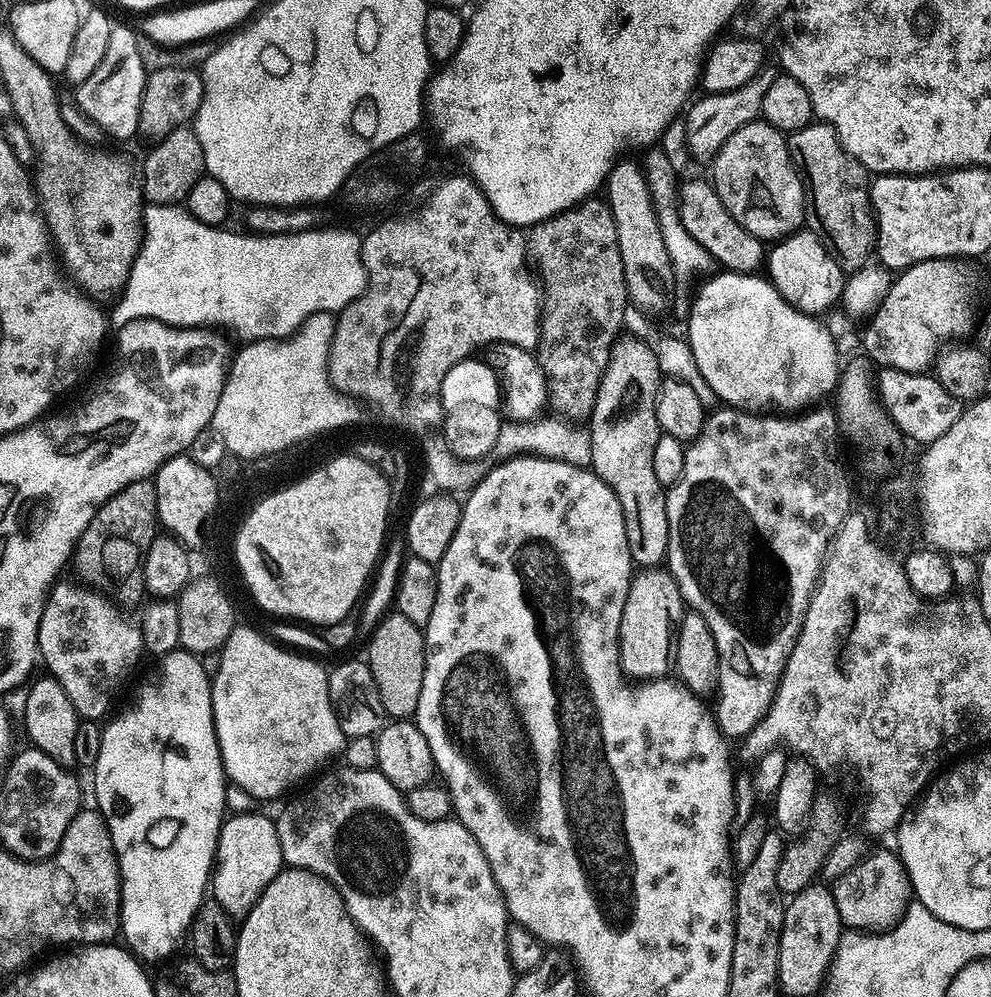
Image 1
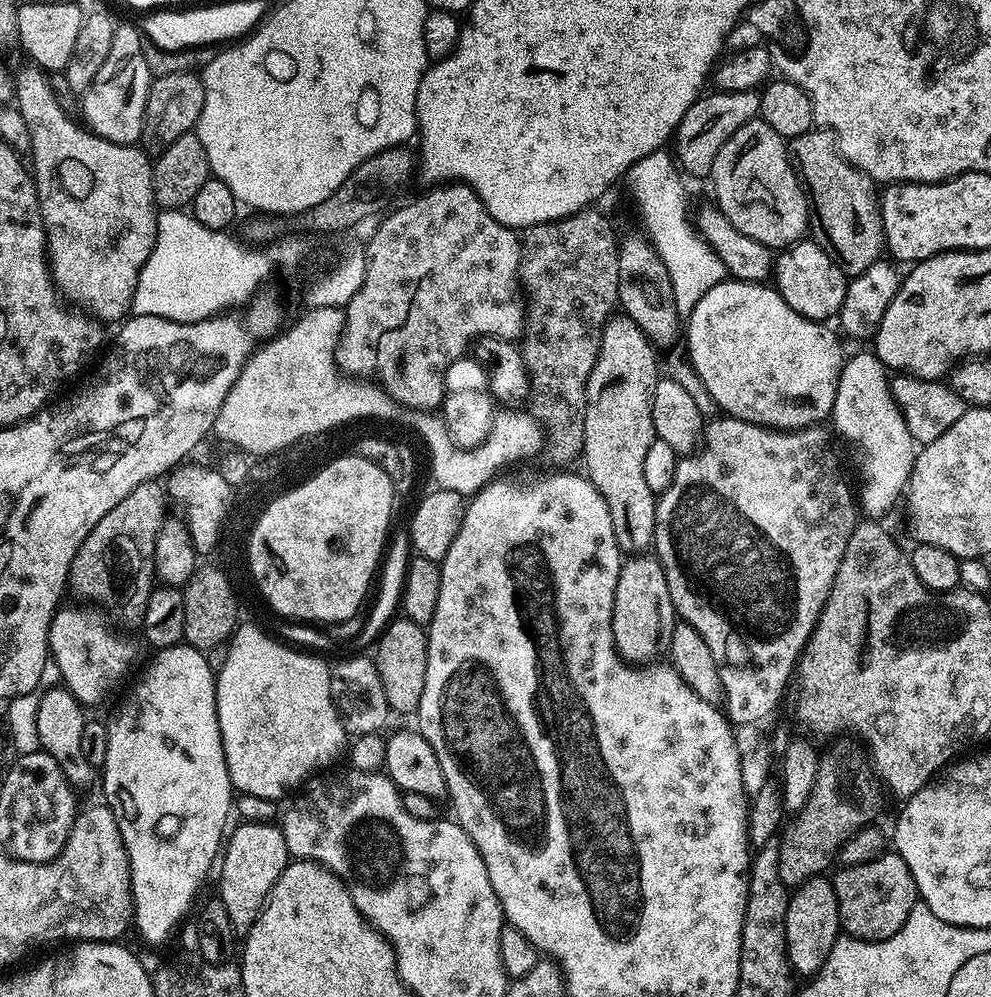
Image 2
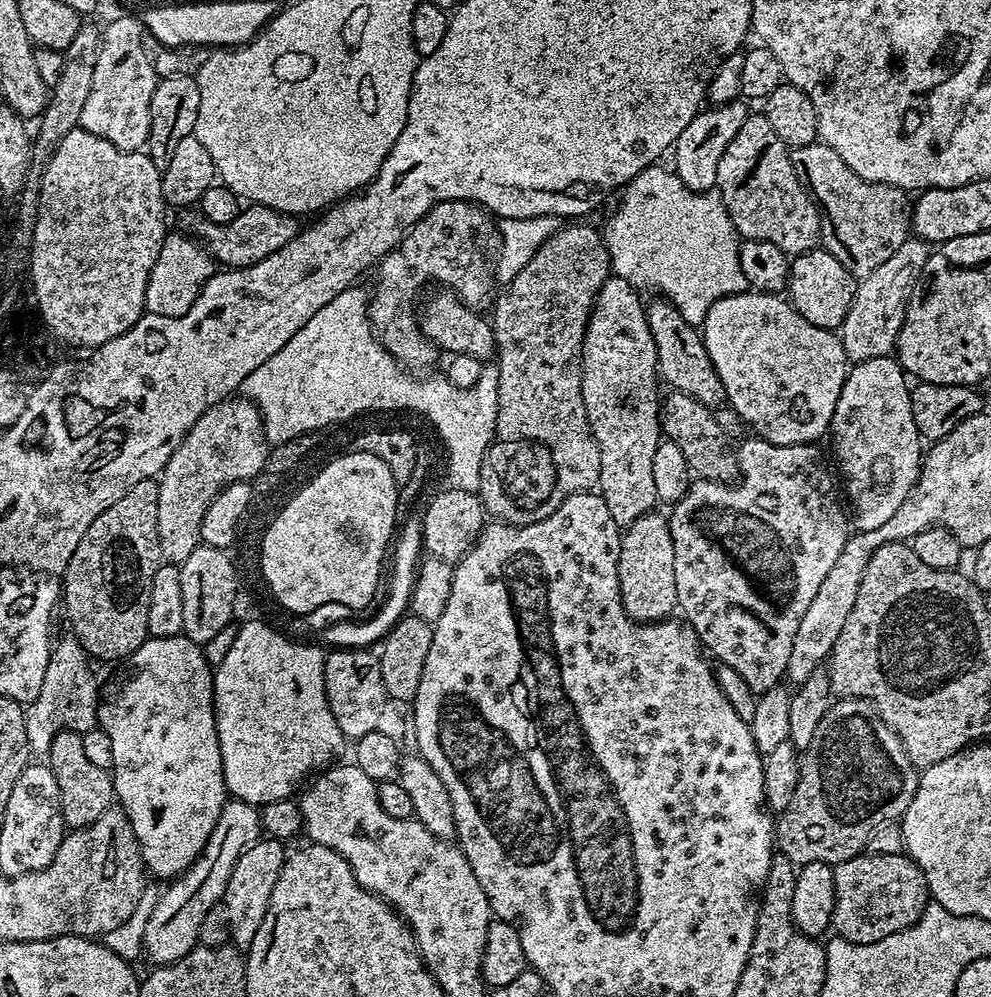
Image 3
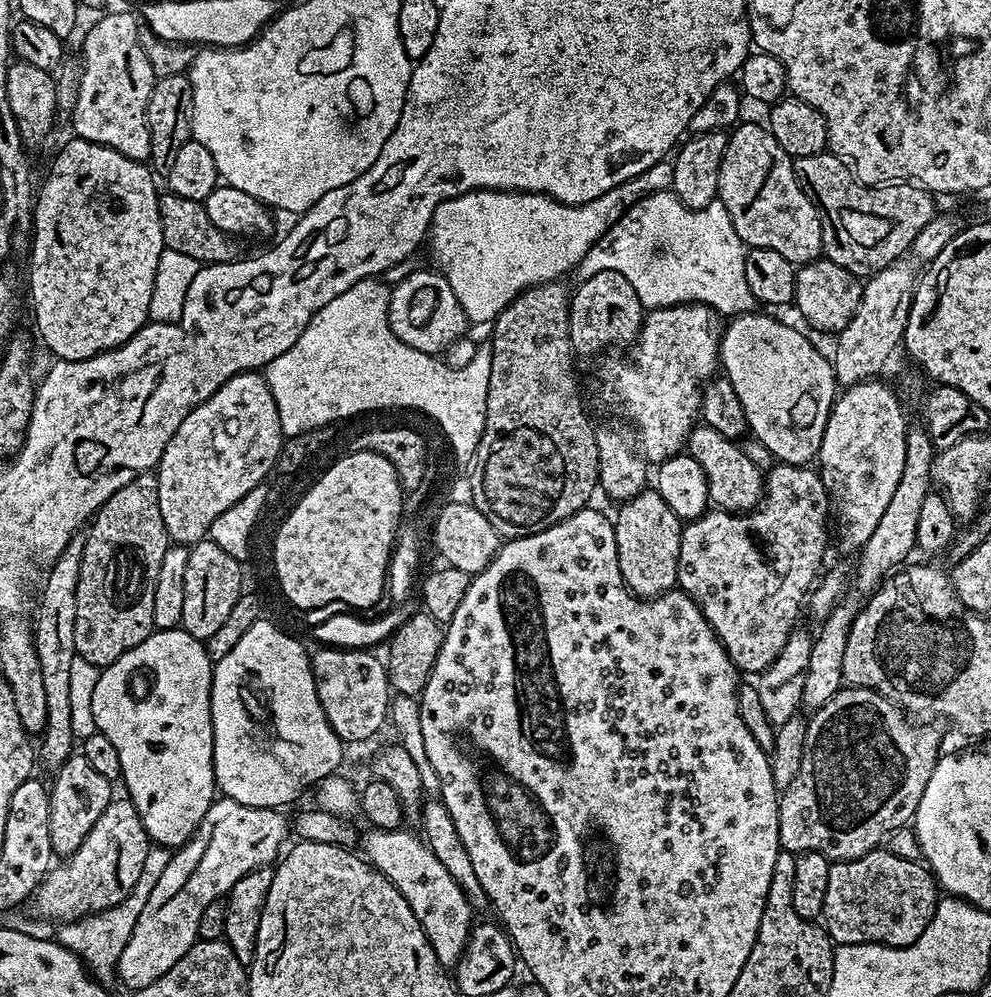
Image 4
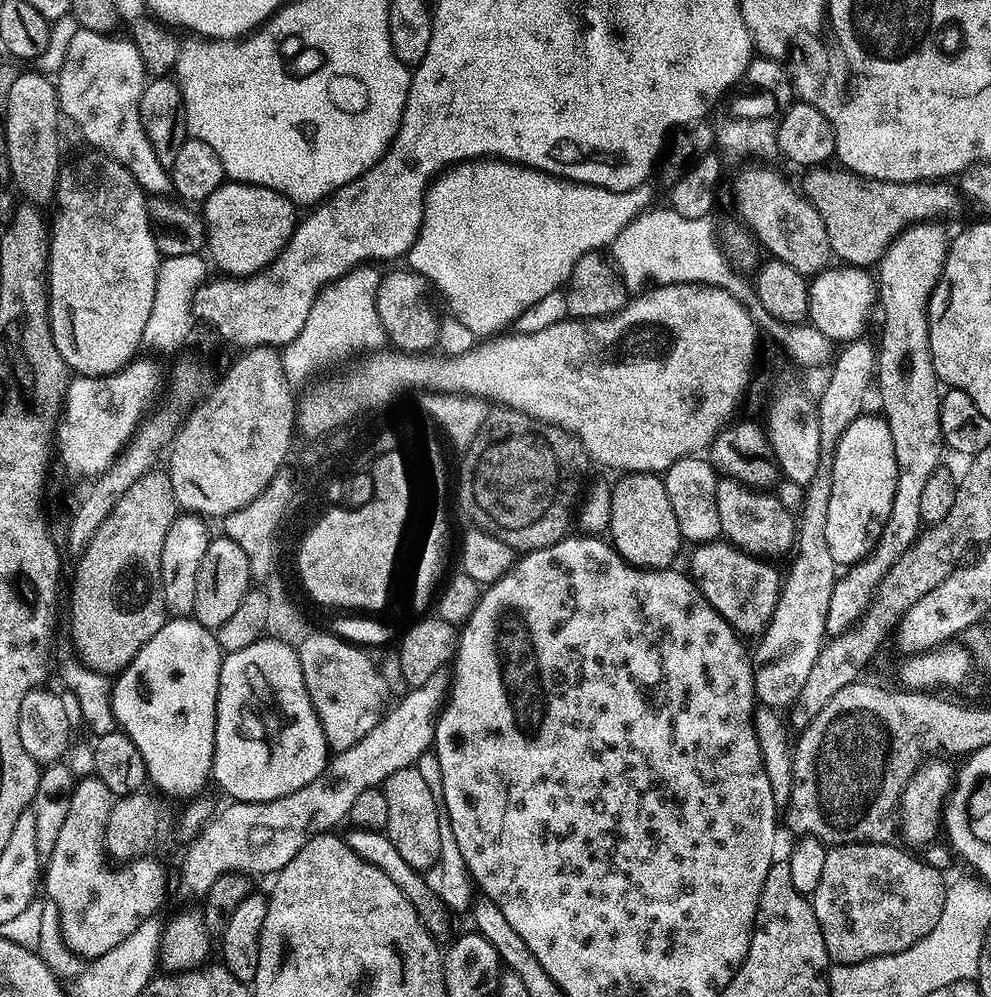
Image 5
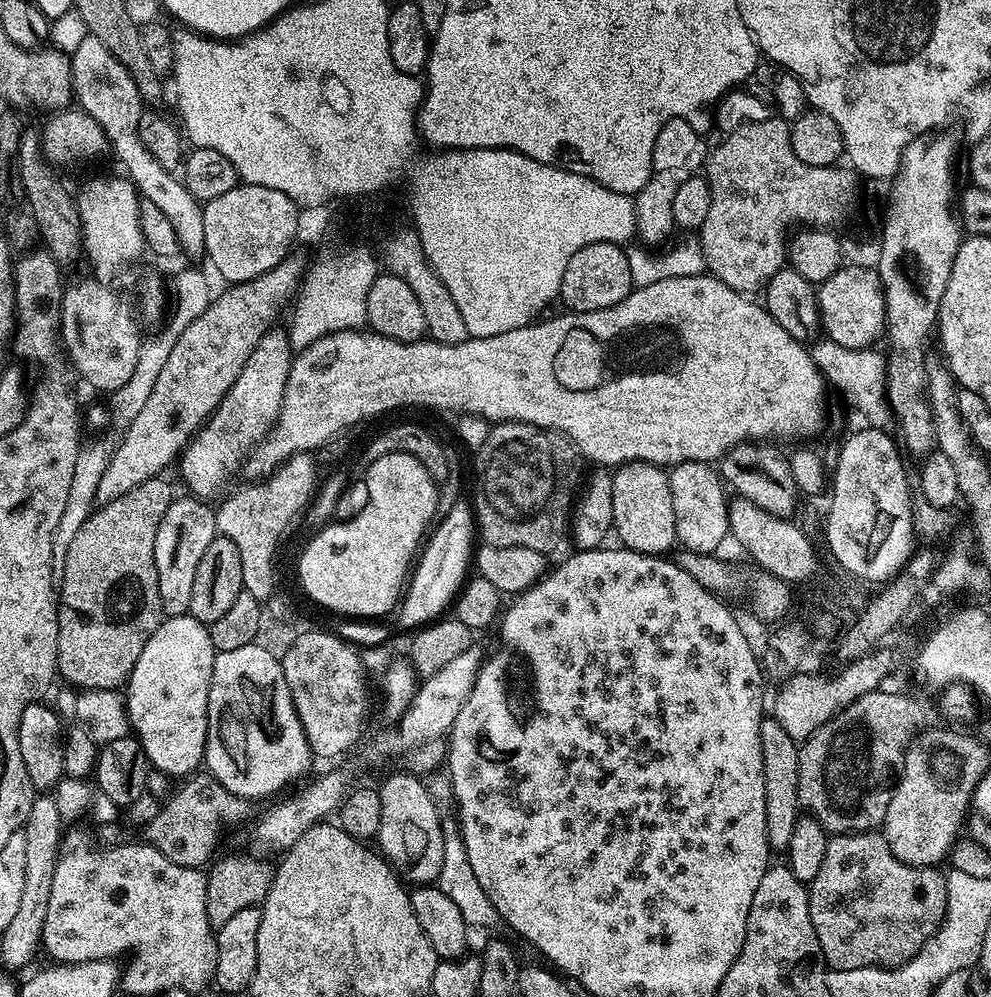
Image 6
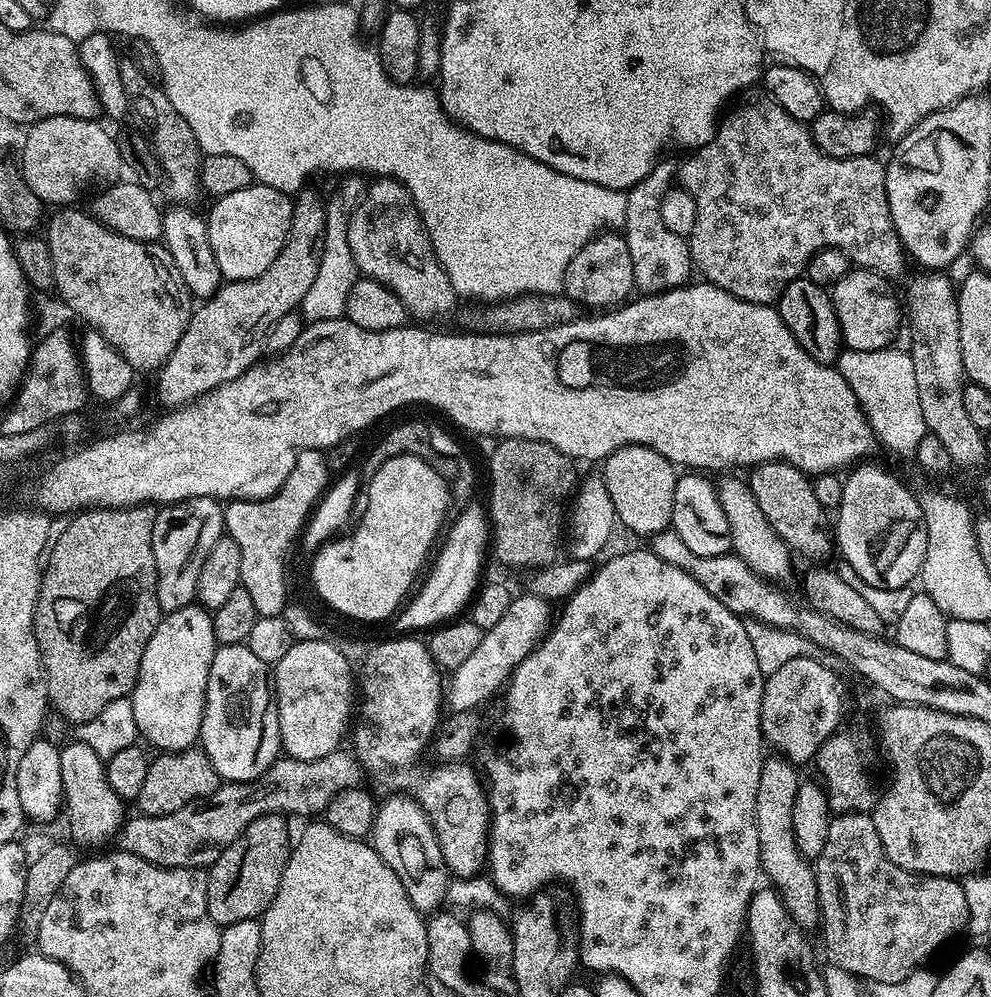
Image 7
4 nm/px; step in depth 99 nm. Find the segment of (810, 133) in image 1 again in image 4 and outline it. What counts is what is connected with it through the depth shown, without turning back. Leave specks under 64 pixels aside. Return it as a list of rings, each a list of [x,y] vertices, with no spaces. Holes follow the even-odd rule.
[[[825,150],[809,156],[797,156],[792,161],[794,174],[806,196],[817,208],[821,218],[823,255],[855,276],[867,278],[894,262],[918,238],[918,230],[932,221],[938,208],[933,193],[912,182],[889,182],[879,186],[863,184],[852,175],[843,160]]]

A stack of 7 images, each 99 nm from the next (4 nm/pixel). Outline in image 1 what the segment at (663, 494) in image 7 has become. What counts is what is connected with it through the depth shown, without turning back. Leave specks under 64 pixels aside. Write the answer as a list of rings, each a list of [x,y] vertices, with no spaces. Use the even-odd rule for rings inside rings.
[[[644,570],[641,571],[639,574],[641,576],[636,576],[633,578],[632,581],[627,581],[626,584],[626,591],[623,593],[622,596],[622,603],[620,605],[620,611],[618,613],[618,639],[620,642],[620,671],[624,674],[625,677],[631,678],[633,676],[633,681],[636,682],[647,682],[650,680],[659,680],[661,678],[667,677],[669,675],[668,670],[670,672],[670,653],[673,651],[674,648],[674,620],[672,624],[672,604],[668,601],[668,588],[670,592],[670,580],[667,575],[661,574],[659,576],[659,571],[656,570]]]

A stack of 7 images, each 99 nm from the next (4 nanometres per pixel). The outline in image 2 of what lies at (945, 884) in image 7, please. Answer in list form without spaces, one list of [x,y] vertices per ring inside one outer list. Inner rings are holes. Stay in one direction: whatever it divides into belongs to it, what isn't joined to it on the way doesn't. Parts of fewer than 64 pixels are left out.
[[[889,850],[870,862],[854,867],[846,866],[840,871],[842,872],[836,876],[833,875],[832,881],[835,886],[835,896],[838,898],[841,931],[845,935],[857,940],[885,940],[897,933],[906,922],[906,918],[910,918],[910,910],[914,910],[918,902],[916,883],[906,862],[895,851]]]

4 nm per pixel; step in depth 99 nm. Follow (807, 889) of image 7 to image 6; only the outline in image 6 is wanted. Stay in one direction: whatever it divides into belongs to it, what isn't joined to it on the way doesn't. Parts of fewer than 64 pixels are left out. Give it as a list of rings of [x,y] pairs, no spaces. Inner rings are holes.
[[[765,715],[760,727],[762,738],[762,766],[764,767],[764,789],[766,790],[766,828],[768,843],[773,849],[787,849],[790,834],[794,834],[797,816],[802,809],[798,798],[798,758],[800,744],[782,727],[775,715]]]

